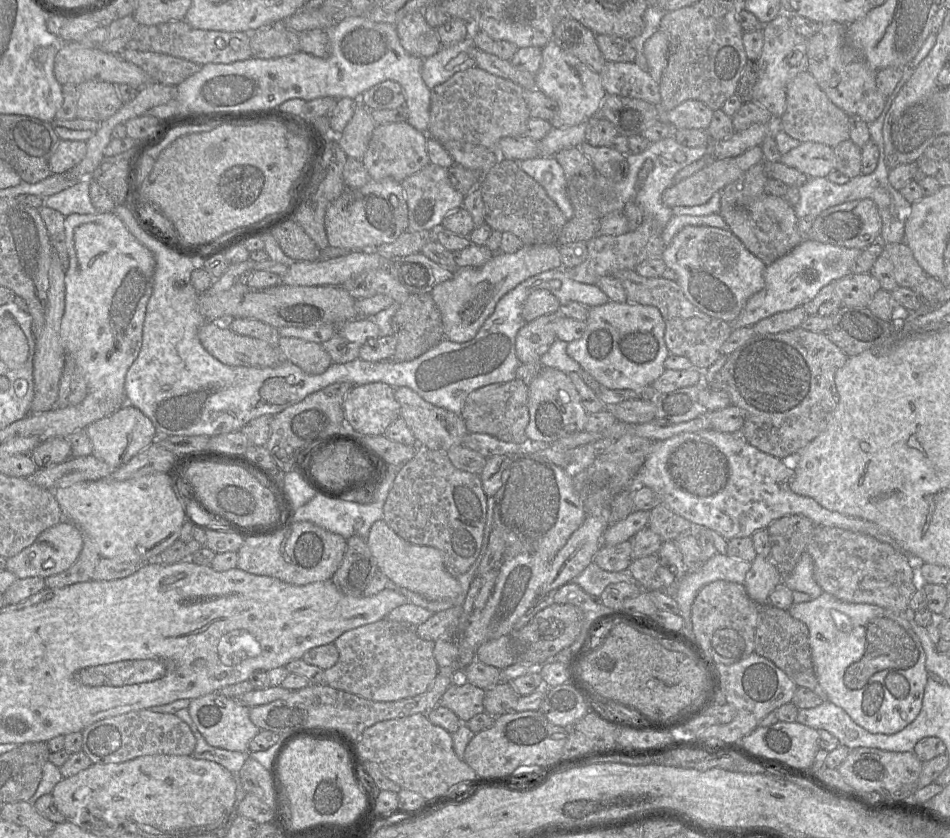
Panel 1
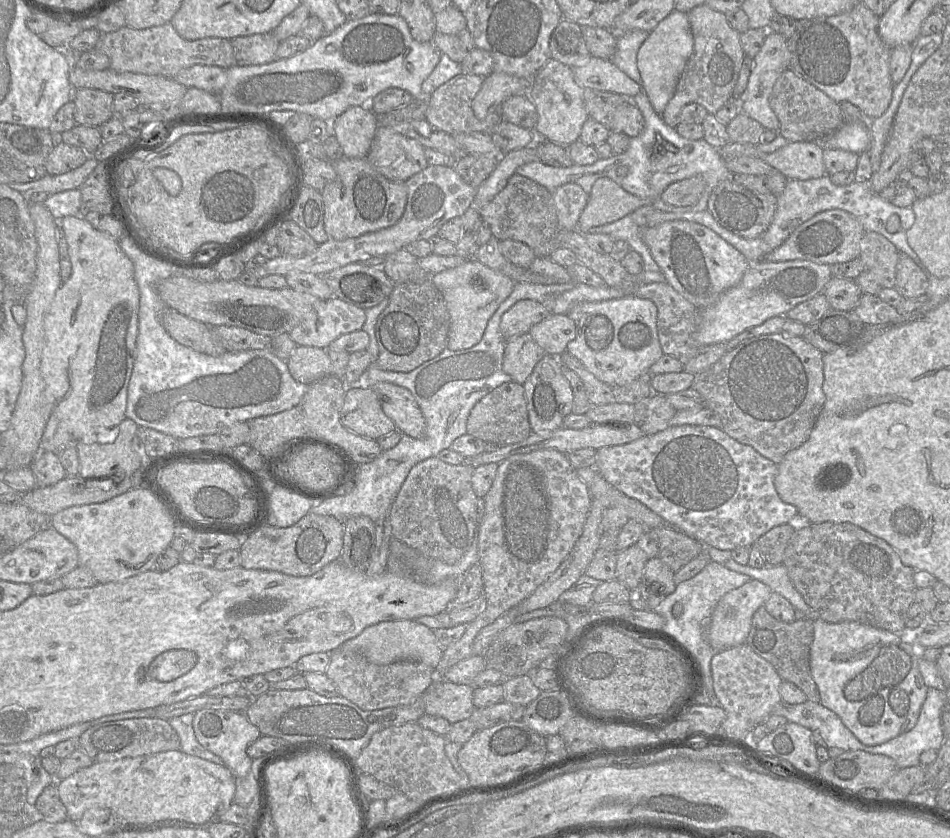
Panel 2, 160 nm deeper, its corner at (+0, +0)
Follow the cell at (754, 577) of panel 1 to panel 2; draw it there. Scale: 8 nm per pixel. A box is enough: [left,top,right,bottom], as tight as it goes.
[707,579,771,653]

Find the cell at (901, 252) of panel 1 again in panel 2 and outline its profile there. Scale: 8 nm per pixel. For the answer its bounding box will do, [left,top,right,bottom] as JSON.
[858,231,899,289]

